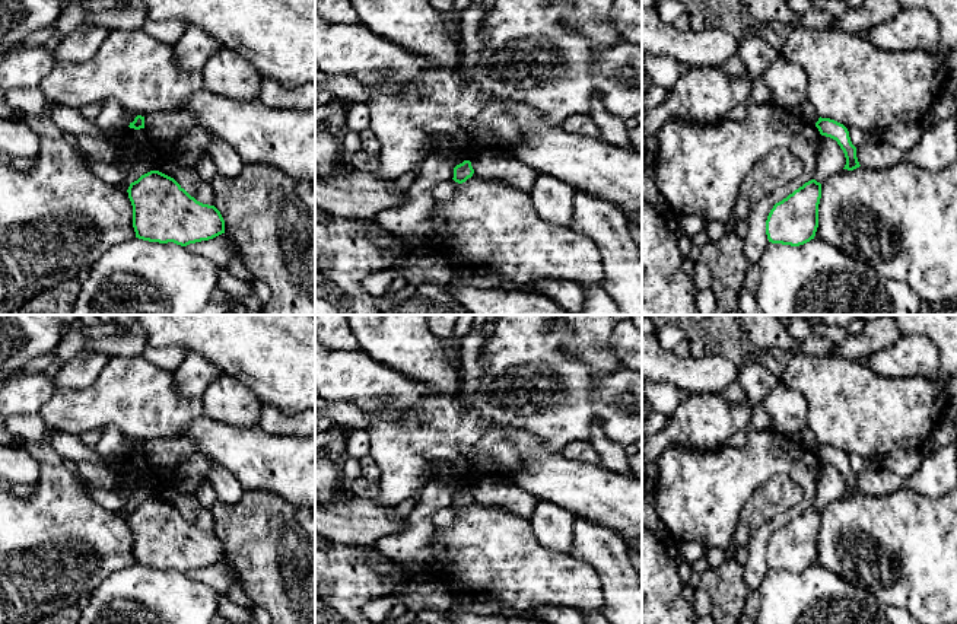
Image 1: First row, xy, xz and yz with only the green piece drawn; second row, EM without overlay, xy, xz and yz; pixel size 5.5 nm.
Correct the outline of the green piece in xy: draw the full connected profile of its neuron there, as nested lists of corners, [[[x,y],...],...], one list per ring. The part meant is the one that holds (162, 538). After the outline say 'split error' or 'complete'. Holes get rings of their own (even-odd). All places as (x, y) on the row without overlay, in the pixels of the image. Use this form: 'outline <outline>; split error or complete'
outline [[[159,497],[142,502],[127,519],[139,566],[187,573],[225,560],[225,547],[214,532],[197,528]]]; complete

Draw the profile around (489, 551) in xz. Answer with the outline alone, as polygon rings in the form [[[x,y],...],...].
[[[476,500],[465,509],[454,506],[454,522],[449,529],[435,528],[433,539],[429,545],[430,574],[426,577],[445,582],[451,593],[460,599],[484,595],[497,601],[502,611],[515,615],[528,615],[535,608],[543,607],[572,607],[578,611],[594,612],[603,607],[603,583],[597,570],[570,553],[559,553],[544,547],[532,532],[531,522],[515,516],[500,507],[483,507]]]

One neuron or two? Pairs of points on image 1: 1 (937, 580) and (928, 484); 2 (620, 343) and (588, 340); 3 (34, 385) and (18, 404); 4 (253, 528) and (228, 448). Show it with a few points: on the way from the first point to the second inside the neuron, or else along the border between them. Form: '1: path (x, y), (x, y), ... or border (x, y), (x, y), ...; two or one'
1: border (903, 486), (924, 494), (941, 496); two
2: border (613, 330), (611, 349), (625, 366); two
3: path (29, 390), (19, 400); one
4: border (244, 489), (266, 489), (277, 494); two

